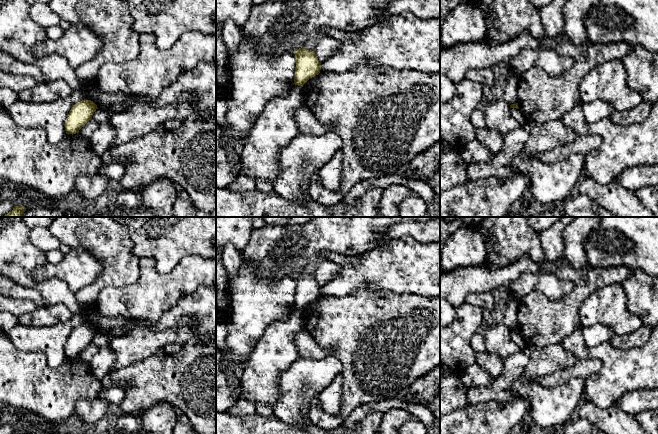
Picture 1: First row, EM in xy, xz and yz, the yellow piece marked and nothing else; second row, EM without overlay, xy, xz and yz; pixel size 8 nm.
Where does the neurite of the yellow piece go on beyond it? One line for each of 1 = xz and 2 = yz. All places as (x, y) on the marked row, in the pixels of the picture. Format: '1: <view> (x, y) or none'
1: none
2: none

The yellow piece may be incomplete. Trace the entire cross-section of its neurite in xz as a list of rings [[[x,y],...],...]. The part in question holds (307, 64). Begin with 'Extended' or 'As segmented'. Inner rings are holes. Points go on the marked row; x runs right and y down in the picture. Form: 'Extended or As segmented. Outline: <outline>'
As segmented. Outline: [[[301,47],[294,54],[296,58],[294,84],[303,87],[310,78],[320,73],[321,63],[314,51]]]

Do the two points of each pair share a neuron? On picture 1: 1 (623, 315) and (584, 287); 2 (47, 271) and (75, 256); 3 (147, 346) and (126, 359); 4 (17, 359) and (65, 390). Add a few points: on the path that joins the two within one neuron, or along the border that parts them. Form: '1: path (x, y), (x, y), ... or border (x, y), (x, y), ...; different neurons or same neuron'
1: border (598, 287), (583, 301), (579, 312); different neurons
2: path (54, 270), (61, 270), (68, 263); same neuron
3: path (142, 346), (139, 346), (131, 354); same neuron
4: path (29, 371), (48, 390), (53, 390); same neuron

